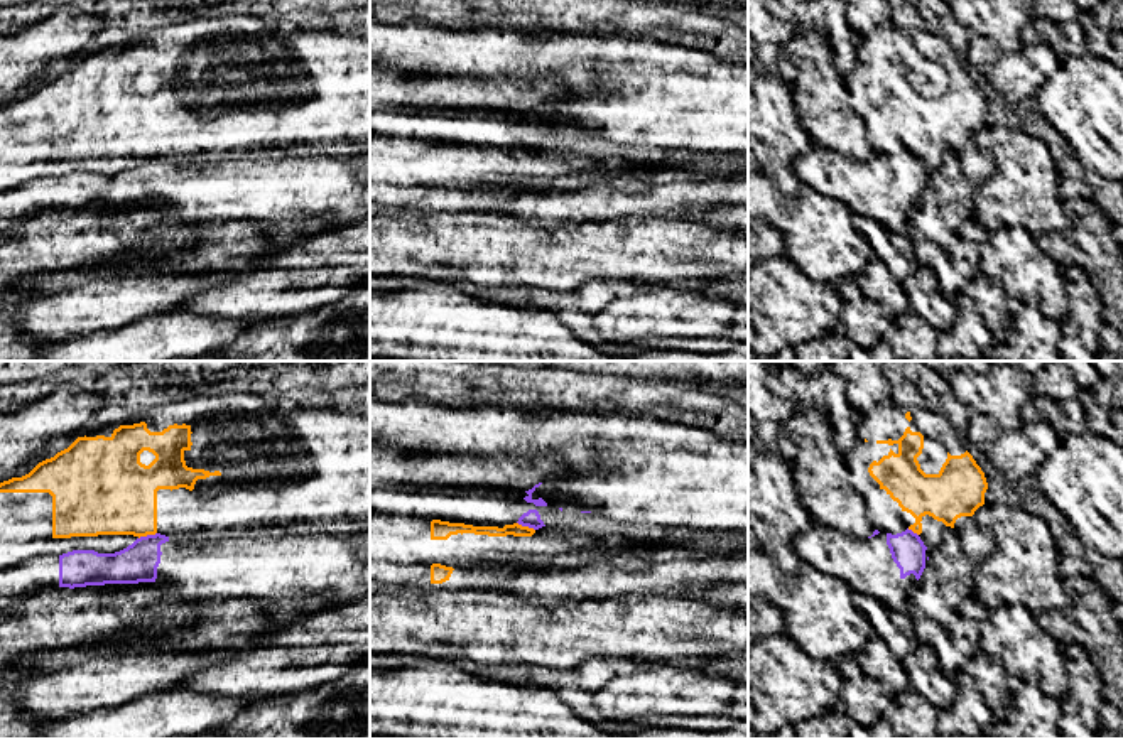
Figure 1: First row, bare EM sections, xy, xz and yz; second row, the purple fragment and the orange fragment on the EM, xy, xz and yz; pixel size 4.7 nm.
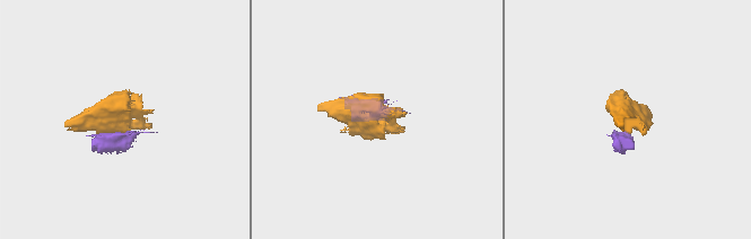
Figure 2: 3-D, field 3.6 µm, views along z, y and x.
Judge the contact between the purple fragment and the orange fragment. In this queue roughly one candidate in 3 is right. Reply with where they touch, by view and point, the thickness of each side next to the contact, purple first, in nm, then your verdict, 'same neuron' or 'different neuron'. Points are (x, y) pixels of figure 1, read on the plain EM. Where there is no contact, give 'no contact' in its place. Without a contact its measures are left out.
xy (147, 157) | 180/380 nm | different neuron

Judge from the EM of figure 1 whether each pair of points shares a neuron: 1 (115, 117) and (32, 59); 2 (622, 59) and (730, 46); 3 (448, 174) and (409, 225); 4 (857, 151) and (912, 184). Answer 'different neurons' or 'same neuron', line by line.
1: different neurons
2: different neurons
3: different neurons
4: different neurons

